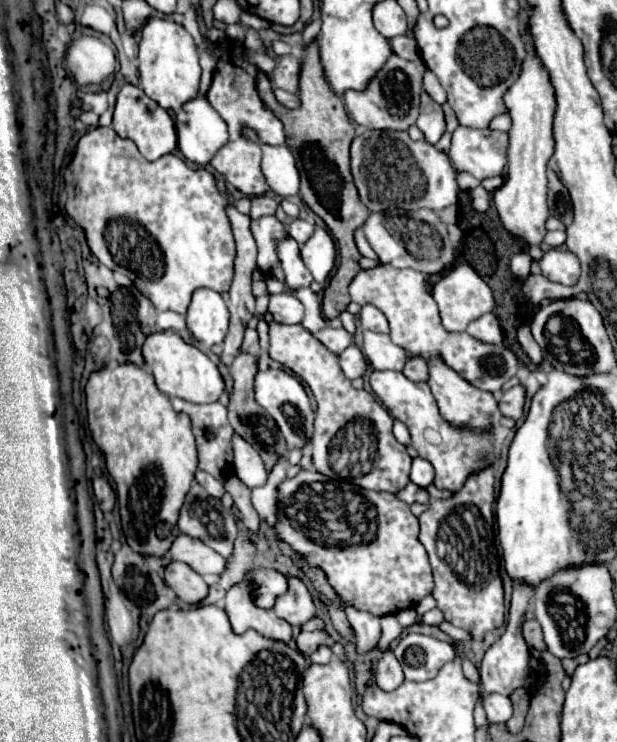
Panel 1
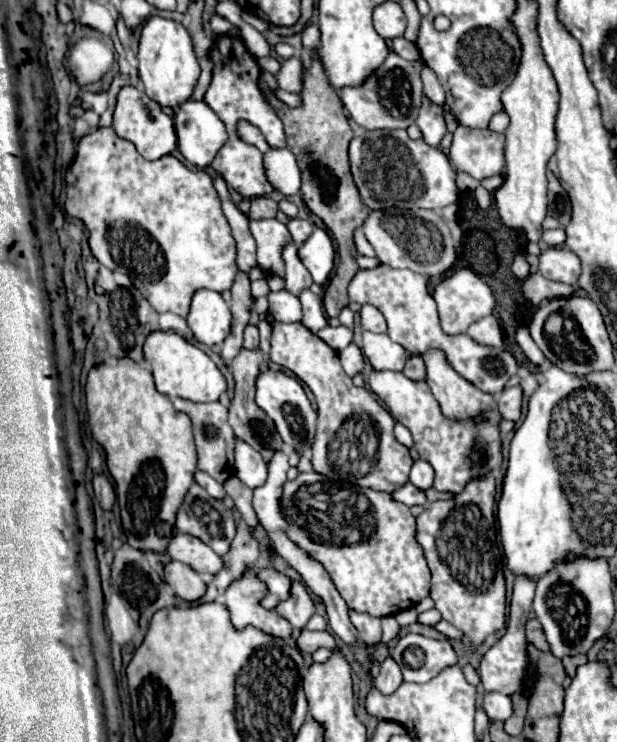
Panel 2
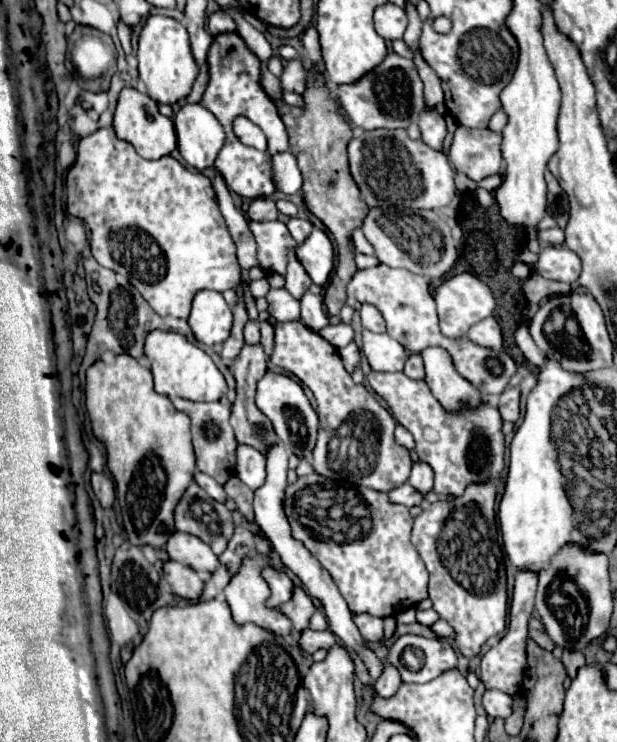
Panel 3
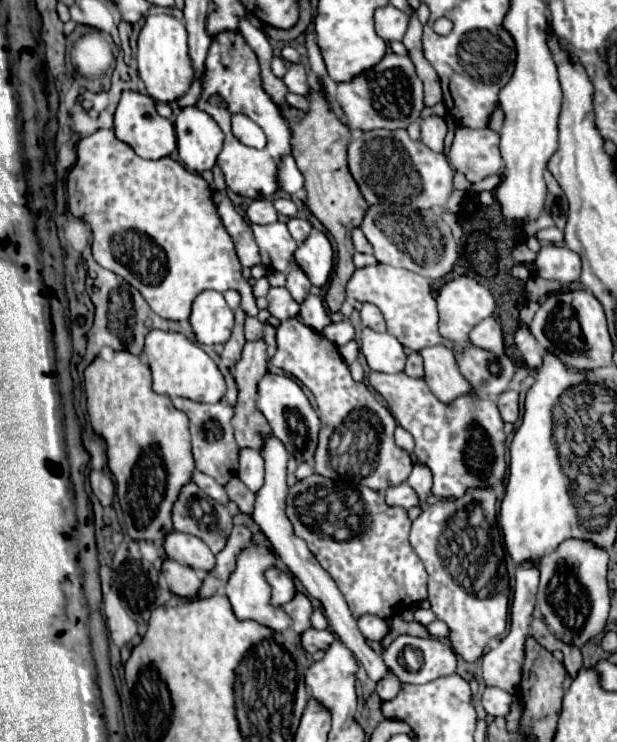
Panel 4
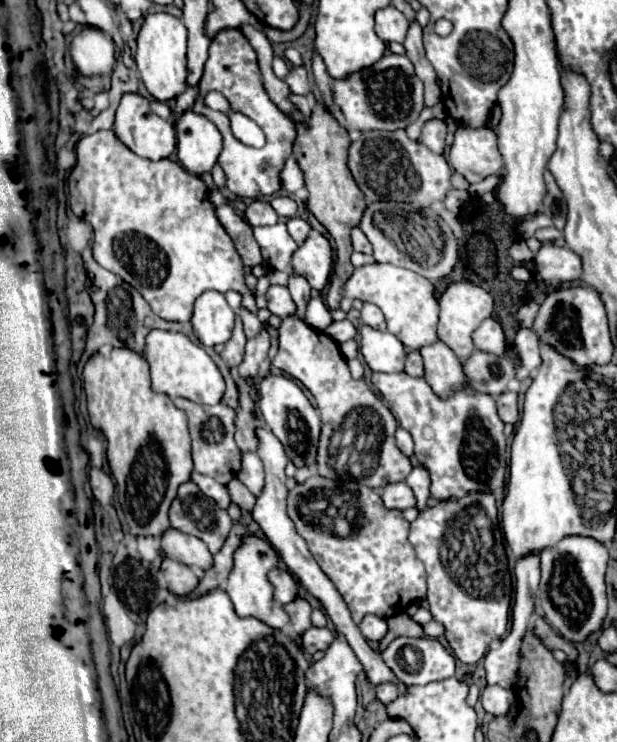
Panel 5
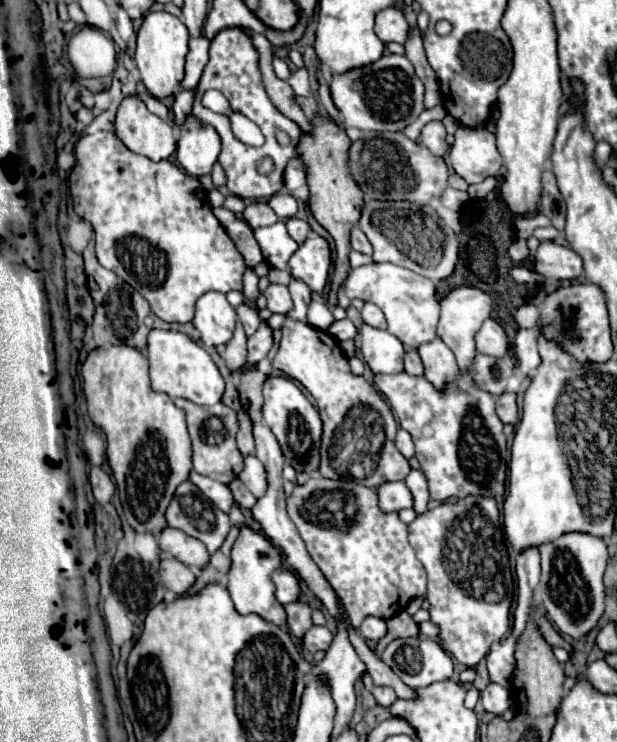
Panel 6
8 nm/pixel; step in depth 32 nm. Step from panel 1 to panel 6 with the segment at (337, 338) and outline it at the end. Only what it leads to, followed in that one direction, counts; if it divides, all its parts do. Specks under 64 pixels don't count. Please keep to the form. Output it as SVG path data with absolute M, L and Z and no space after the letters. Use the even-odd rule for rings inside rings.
M348 318L334 322L334 324L328 328L328 332L330 332L334 338L338 338L340 342L344 342L344 340L352 340L352 338L358 334L356 326L354 326Z

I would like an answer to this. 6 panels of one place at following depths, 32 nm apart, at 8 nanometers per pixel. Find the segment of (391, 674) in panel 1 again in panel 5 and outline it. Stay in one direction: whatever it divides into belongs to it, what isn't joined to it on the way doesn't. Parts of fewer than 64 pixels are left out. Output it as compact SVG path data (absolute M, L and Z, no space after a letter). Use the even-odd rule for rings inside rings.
M380 684L380 686L376 686L375 689L376 698L378 698L384 706L388 706L388 704L390 704L392 700L396 700L396 696L398 696L394 684Z

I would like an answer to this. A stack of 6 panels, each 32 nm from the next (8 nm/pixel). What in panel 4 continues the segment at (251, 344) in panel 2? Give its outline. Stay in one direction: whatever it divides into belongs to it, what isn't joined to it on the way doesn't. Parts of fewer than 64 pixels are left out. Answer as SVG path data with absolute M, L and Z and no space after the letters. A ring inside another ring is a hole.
M246 314L244 334L246 334L246 340L256 340L256 338L260 338L260 336L262 336L262 322L260 322L258 318Z

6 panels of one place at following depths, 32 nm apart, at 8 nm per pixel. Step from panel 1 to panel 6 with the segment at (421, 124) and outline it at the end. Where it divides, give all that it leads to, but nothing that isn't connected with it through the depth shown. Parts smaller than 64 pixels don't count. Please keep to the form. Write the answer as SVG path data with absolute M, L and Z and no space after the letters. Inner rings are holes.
M428 122L422 128L420 134L422 144L432 152L432 154L446 154L448 152L448 144L446 144L446 130L442 126L442 122Z

